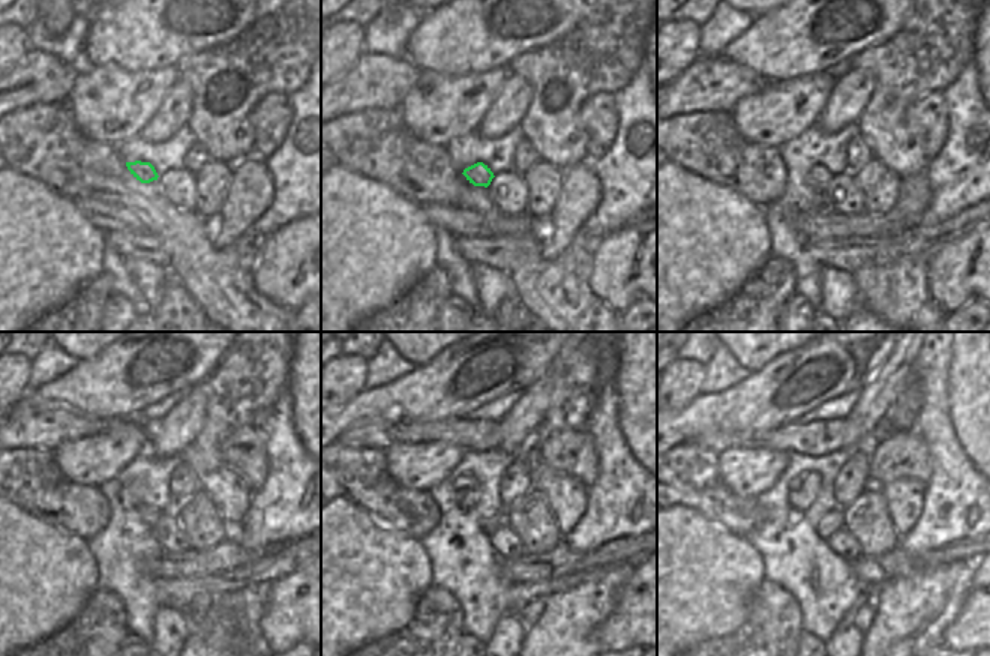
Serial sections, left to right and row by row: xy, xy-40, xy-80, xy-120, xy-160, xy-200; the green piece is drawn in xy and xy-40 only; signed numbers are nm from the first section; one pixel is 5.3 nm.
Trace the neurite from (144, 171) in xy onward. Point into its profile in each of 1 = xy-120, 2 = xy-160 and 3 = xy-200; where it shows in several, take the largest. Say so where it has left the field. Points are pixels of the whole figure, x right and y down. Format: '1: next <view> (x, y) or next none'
1: next xy-120 (150, 515)
2: next xy-160 (501, 518)
3: next xy-200 (833, 521)

